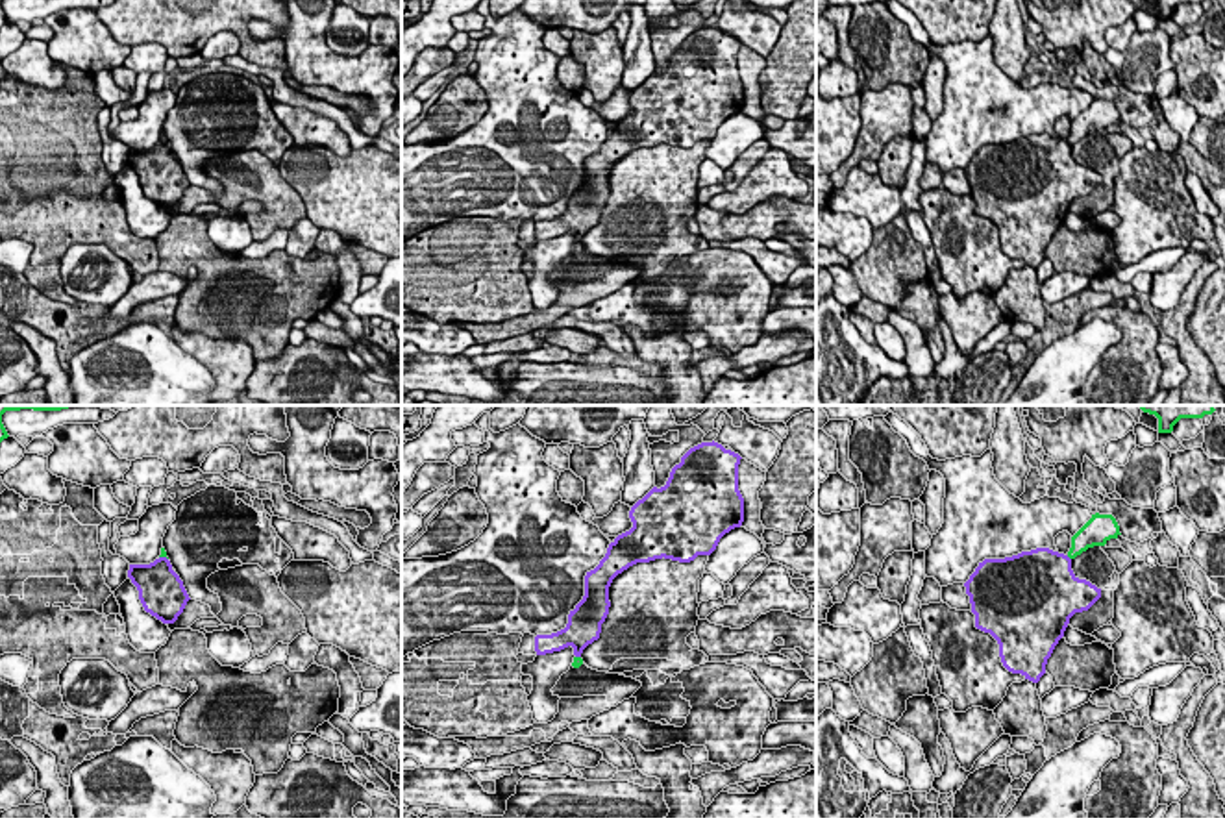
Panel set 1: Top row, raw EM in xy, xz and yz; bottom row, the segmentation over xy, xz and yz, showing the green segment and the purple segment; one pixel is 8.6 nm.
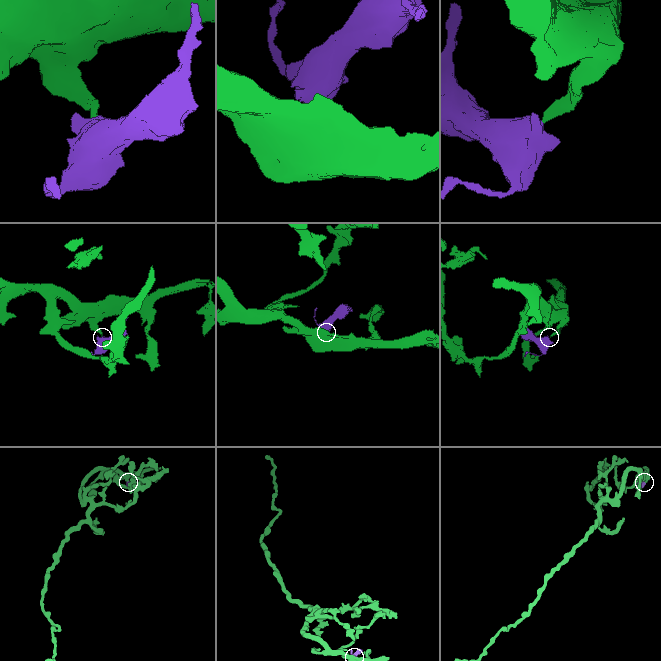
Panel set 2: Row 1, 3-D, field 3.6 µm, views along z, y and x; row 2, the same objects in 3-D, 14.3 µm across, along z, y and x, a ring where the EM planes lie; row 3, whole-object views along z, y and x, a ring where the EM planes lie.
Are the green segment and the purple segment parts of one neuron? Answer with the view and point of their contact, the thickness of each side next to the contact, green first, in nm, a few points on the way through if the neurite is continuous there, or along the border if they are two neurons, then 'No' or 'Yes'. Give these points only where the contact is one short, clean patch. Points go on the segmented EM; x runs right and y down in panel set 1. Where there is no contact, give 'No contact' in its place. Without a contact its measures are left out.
Touches green at xy (163, 556). Thickness 60 nm (green) against 360 nm. Boundary: xy (160, 556), (167, 559). No

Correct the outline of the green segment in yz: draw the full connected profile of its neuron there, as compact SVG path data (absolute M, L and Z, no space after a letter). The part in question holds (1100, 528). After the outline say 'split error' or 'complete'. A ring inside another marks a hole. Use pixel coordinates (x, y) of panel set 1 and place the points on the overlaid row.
M1092 514L1092 518L1071 537L1070 559L1094 546L1105 546L1110 539L1118 539L1120 526L1112 514Z; complete

